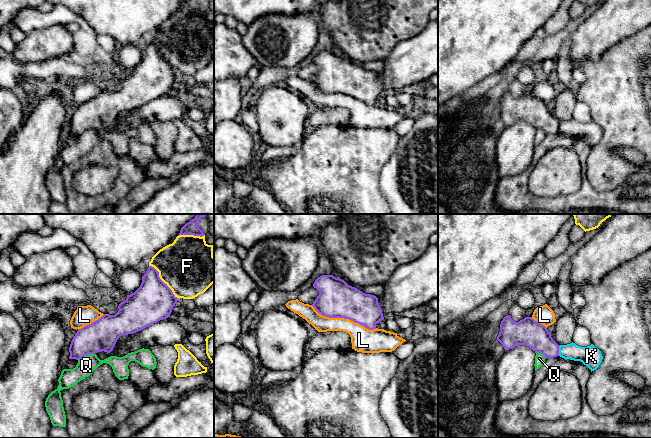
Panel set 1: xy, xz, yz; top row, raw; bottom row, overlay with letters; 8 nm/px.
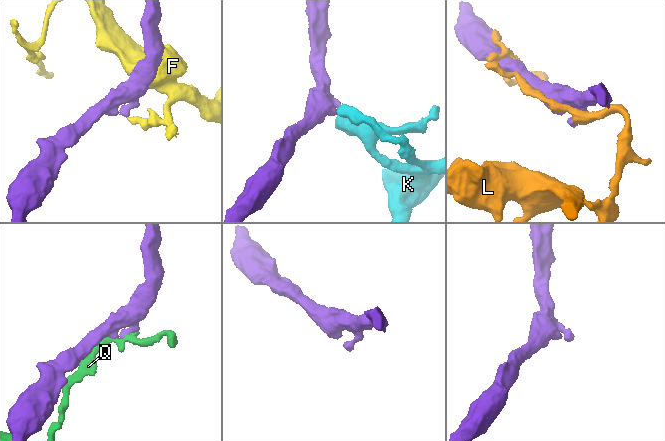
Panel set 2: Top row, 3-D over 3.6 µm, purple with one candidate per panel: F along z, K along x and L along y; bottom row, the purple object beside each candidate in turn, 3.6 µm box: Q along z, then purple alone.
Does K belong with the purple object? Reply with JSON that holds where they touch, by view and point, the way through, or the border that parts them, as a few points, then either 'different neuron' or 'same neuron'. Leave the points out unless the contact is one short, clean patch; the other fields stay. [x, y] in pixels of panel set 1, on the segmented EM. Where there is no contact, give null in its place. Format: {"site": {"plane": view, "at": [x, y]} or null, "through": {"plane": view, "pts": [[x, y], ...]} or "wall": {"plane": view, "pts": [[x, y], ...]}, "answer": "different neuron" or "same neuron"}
{"site": {"plane": "yz", "at": [558, 350]}, "wall": {"plane": "yz", "pts": [[560, 345], [558, 355]]}, "answer": "different neuron"}

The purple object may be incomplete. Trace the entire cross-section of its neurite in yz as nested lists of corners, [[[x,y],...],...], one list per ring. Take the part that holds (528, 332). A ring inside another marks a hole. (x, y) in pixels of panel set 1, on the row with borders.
[[[510,315],[503,318],[497,340],[505,351],[517,345],[525,345],[535,353],[541,353],[546,358],[559,356],[559,347],[548,329],[532,317],[525,317],[515,322]]]

